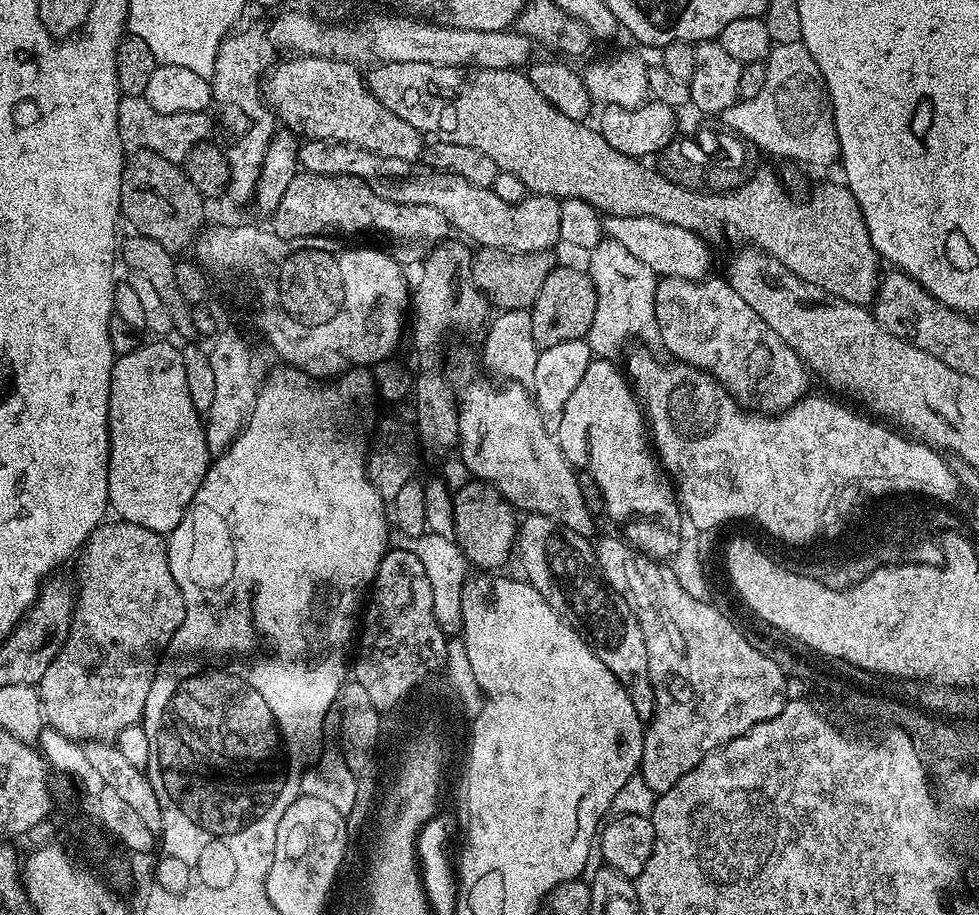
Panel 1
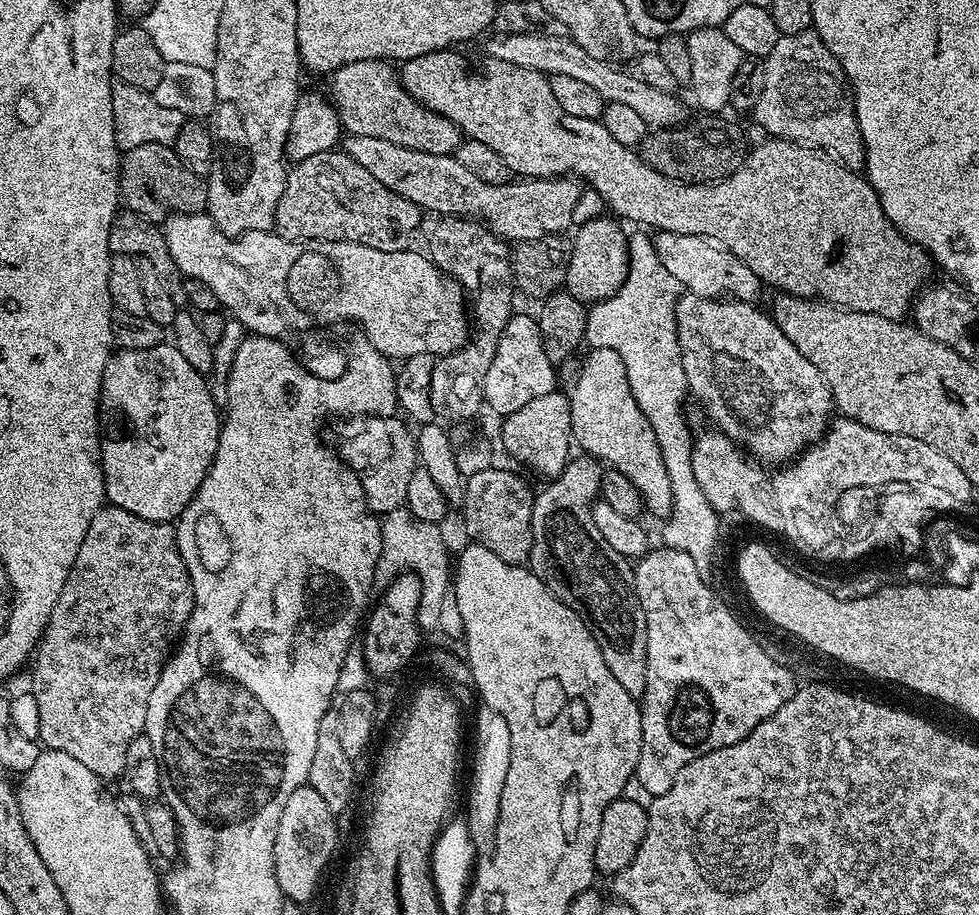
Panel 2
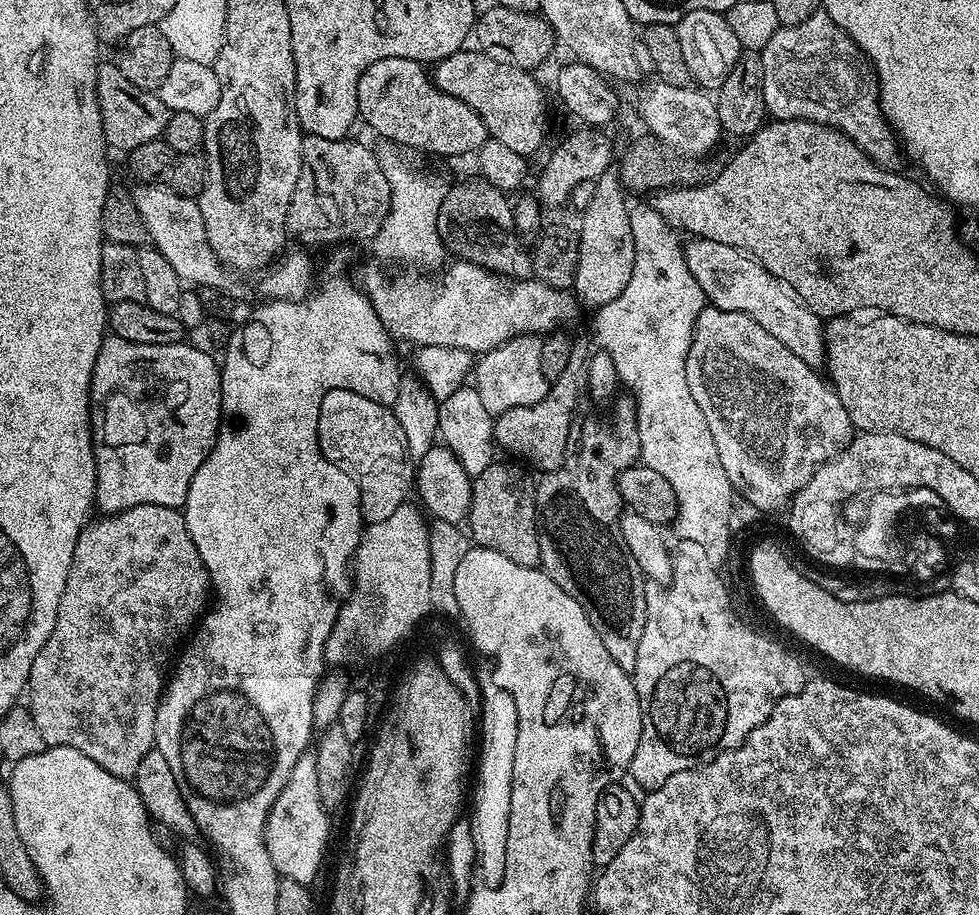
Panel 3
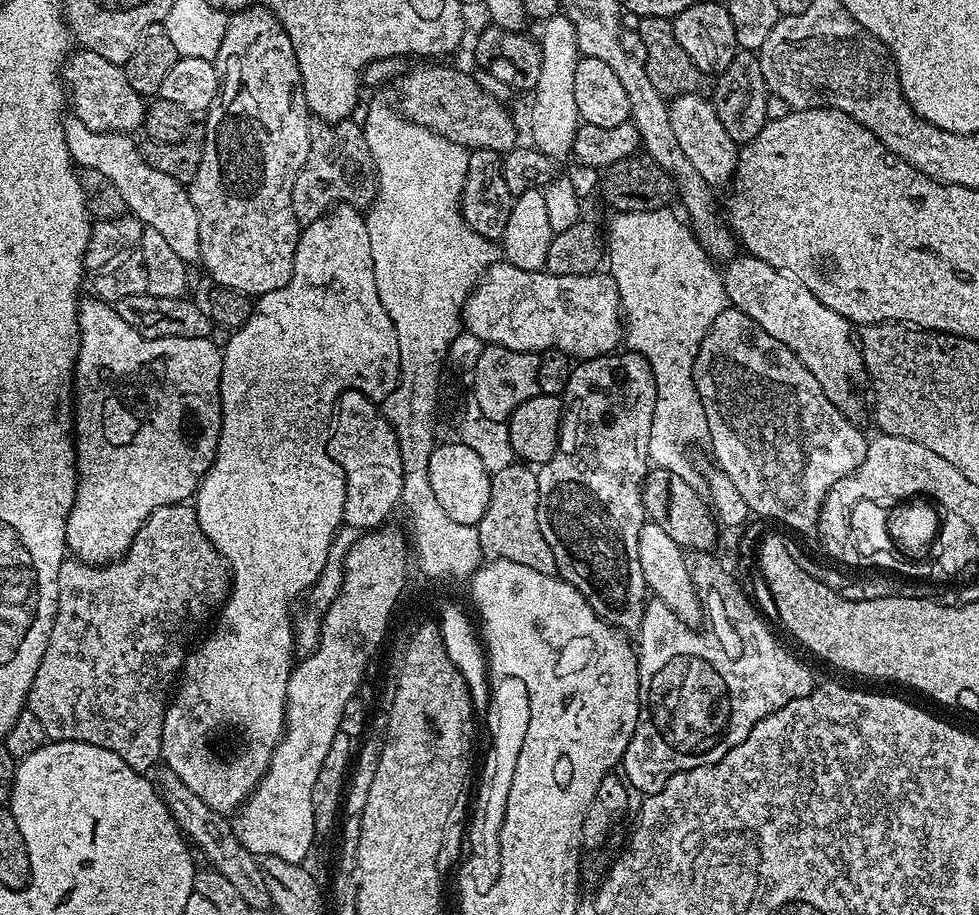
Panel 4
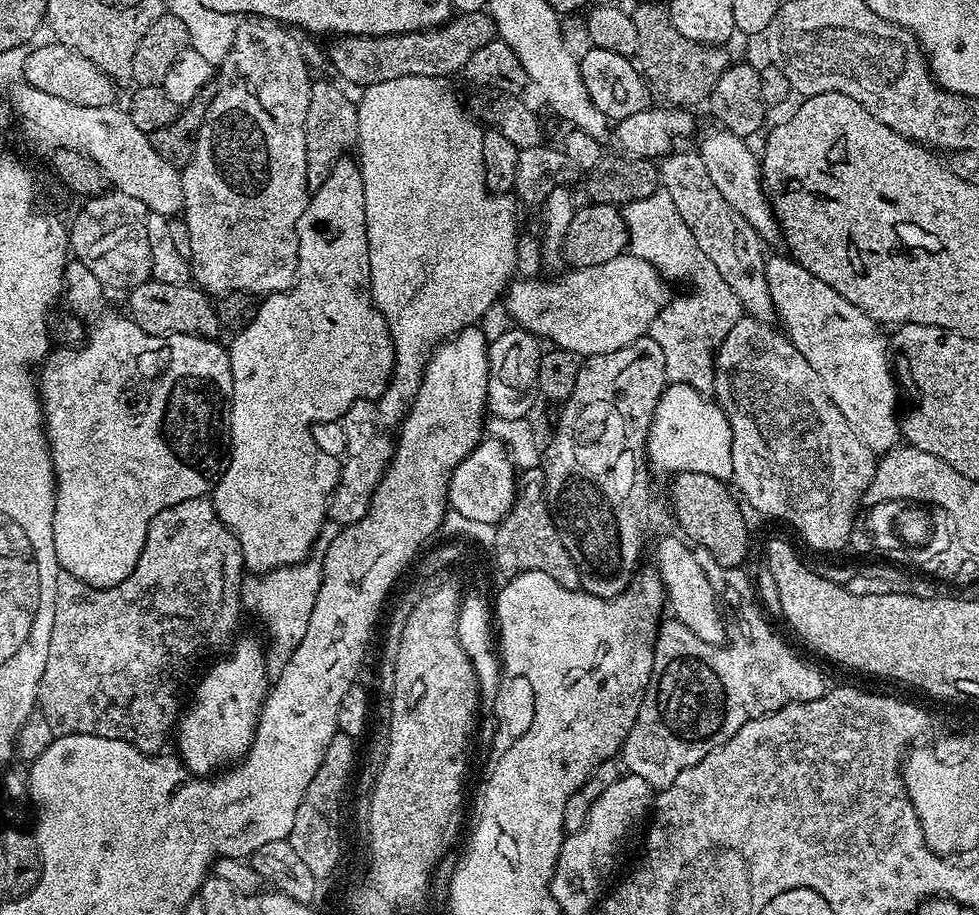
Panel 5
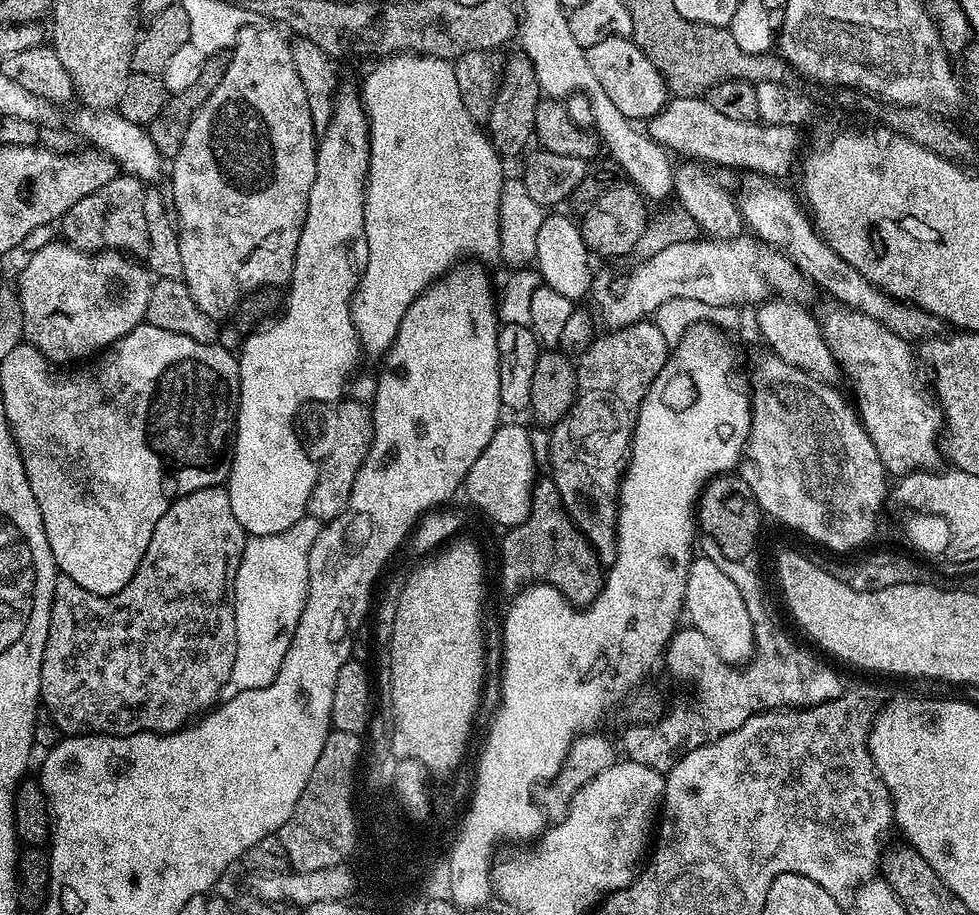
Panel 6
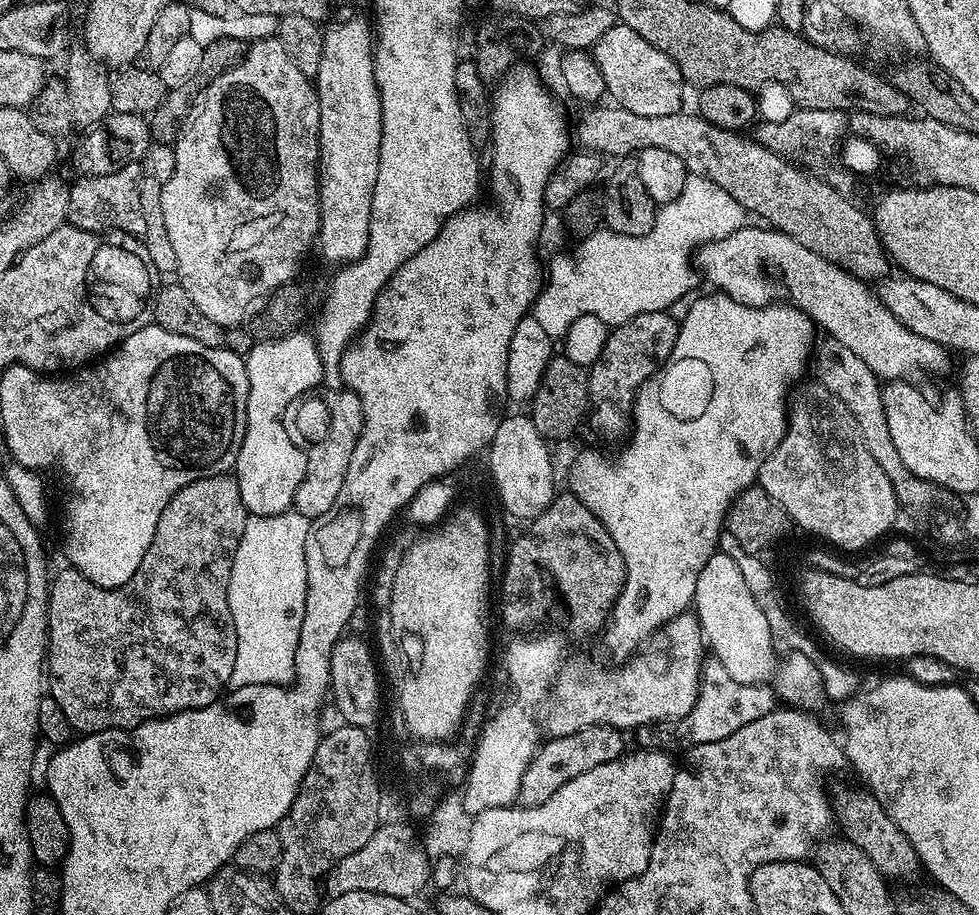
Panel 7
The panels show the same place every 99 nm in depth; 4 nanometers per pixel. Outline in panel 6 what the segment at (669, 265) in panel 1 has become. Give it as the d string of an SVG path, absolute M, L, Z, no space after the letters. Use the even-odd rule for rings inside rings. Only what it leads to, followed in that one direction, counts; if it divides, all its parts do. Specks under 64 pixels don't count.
M832 307L824 318L822 316L822 331L830 350L836 355L841 373L846 380L848 376L852 383L852 392L856 395L854 407L870 442L874 442L874 450L878 450L878 458L882 458L885 472L899 478L907 472L935 469L939 465L936 463L942 460L942 448L938 443L942 436L942 409L927 387L920 388L920 380L916 377L918 364L914 359L914 348L911 348L913 345L882 322L856 309Z

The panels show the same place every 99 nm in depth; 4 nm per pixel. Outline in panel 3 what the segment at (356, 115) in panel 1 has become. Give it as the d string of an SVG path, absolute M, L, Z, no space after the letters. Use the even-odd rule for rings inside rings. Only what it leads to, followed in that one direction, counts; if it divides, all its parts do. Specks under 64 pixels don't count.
M382 58L364 71L362 78L358 78L357 113L361 121L365 120L378 135L385 136L393 145L406 144L410 148L433 152L436 156L464 156L467 152L476 154L490 139L482 118L478 118L466 102L442 91L432 79L429 69L421 61L410 58Z

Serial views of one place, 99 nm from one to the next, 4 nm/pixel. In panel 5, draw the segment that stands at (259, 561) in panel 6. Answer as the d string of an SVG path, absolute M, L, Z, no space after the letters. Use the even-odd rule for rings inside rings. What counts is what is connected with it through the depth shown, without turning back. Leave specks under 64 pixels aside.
M315 558L302 564L288 564L285 568L269 568L266 572L249 575L240 589L243 607L247 611L249 608L264 623L270 639L299 638L306 630L306 622L310 622L310 610L314 610L314 598L318 598L321 575L321 561Z

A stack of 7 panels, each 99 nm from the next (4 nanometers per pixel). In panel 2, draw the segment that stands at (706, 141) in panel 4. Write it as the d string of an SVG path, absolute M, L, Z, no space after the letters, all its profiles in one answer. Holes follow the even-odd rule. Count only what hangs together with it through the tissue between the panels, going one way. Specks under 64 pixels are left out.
M510 34L509 36L493 35L493 40L488 44L487 55L494 60L510 62L512 66L526 66L526 70L538 70L545 76L565 76L575 78L581 82L587 82L594 86L598 94L602 94L605 102L624 103L630 106L645 120L649 129L670 128L685 123L684 104L679 100L679 95L662 90L654 90L654 86L646 86L640 77L631 71L619 72L615 63L594 58L594 54L586 54L578 42L574 42L571 36L543 36L542 34Z

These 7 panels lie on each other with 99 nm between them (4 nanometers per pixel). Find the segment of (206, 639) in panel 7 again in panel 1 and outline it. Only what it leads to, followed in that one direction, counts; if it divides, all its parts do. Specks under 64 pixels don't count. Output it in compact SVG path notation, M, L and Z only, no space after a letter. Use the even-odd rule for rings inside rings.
M119 518L113 519L113 521L113 524L105 522L97 526L88 535L87 542L78 553L80 565L76 568L76 580L74 579L74 607L70 622L70 634L64 645L58 650L54 662L50 662L50 670L46 670L46 674L42 674L38 685L47 727L62 734L67 740L77 742L112 742L115 741L118 734L122 734L122 730L126 730L126 726L141 723L146 697L150 695L150 686L154 682L156 671L160 669L160 662L168 643L174 638L178 626L182 626L184 617L182 590L178 590L178 582L174 582L174 574L170 574L168 545L165 537L154 530L146 530L146 526L134 526Z

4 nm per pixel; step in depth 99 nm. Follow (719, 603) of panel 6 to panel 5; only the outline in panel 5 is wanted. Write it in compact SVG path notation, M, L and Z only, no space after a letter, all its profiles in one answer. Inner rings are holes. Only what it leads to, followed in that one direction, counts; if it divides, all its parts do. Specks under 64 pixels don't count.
M679 535L664 536L656 546L654 566L663 582L665 597L673 617L683 622L702 642L723 645L727 641L728 630L725 630L714 602L716 589L696 563L693 549Z

